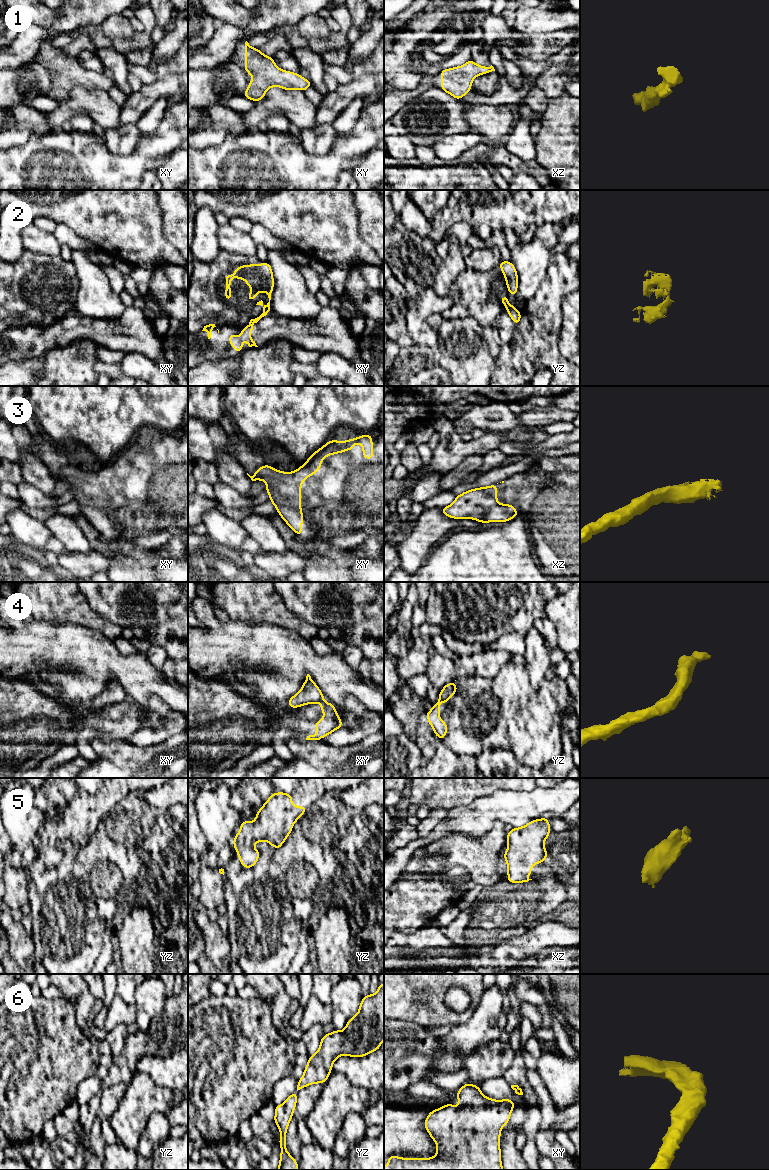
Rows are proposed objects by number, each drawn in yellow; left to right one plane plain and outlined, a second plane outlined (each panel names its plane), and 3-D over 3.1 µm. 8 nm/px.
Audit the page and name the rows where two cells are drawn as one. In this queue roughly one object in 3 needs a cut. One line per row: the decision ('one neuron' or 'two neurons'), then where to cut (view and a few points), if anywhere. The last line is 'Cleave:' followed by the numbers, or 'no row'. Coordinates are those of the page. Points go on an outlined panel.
1: one neuron; cut none
2: two neurons; cut yz (513, 307), (506, 310)
3: one neuron; cut none
4: two neurons; cut xy (323, 699), (318, 701)
5: one neuron; cut none
6: one neuron; cut none
Cleave: 2, 4

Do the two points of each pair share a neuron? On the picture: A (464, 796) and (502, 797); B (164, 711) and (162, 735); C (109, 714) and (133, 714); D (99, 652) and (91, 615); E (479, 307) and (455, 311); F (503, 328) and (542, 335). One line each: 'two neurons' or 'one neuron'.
A: two neurons
B: one neuron
C: one neuron
D: two neurons
E: one neuron
F: two neurons

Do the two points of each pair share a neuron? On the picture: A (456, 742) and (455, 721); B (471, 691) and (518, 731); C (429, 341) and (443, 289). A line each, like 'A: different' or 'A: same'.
A: same
B: same
C: different

